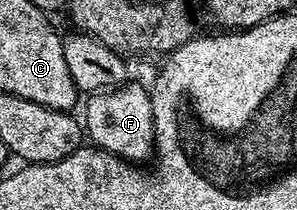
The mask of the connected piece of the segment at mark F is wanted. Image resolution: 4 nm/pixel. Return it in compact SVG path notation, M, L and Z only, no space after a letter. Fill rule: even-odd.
M133 80L125 81L124 85L96 92L84 106L82 126L90 137L91 145L110 152L114 156L124 158L133 164L144 164L153 157L154 143L154 108L149 87L139 86Z

